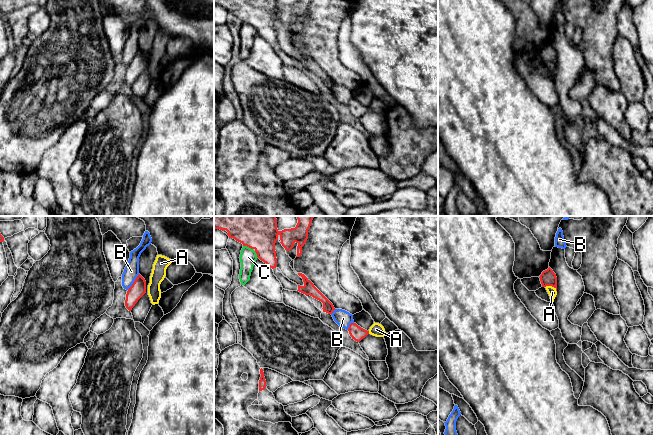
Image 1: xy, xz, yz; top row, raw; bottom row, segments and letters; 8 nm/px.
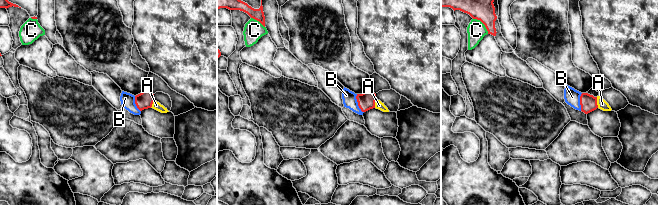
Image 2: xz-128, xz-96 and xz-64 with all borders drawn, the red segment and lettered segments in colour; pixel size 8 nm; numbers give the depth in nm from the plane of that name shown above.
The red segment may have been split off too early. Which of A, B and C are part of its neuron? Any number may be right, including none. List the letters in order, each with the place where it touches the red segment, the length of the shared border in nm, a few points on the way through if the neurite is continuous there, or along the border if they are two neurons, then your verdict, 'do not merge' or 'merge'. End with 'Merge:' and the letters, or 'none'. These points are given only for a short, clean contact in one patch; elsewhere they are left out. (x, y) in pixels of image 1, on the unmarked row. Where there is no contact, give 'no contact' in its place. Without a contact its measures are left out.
A: contact yz (551, 61); length 100 nm; border yz (545, 62), (552, 62), (556, 67); do not merge
B: contact xy (134, 58); length 160 nm; do not merge
C: contact xz (248, 22); length 90 nm; do not merge
Merge: none

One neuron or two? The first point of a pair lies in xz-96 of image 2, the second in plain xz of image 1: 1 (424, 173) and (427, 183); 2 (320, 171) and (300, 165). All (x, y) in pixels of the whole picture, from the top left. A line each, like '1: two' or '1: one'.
1: two
2: two

